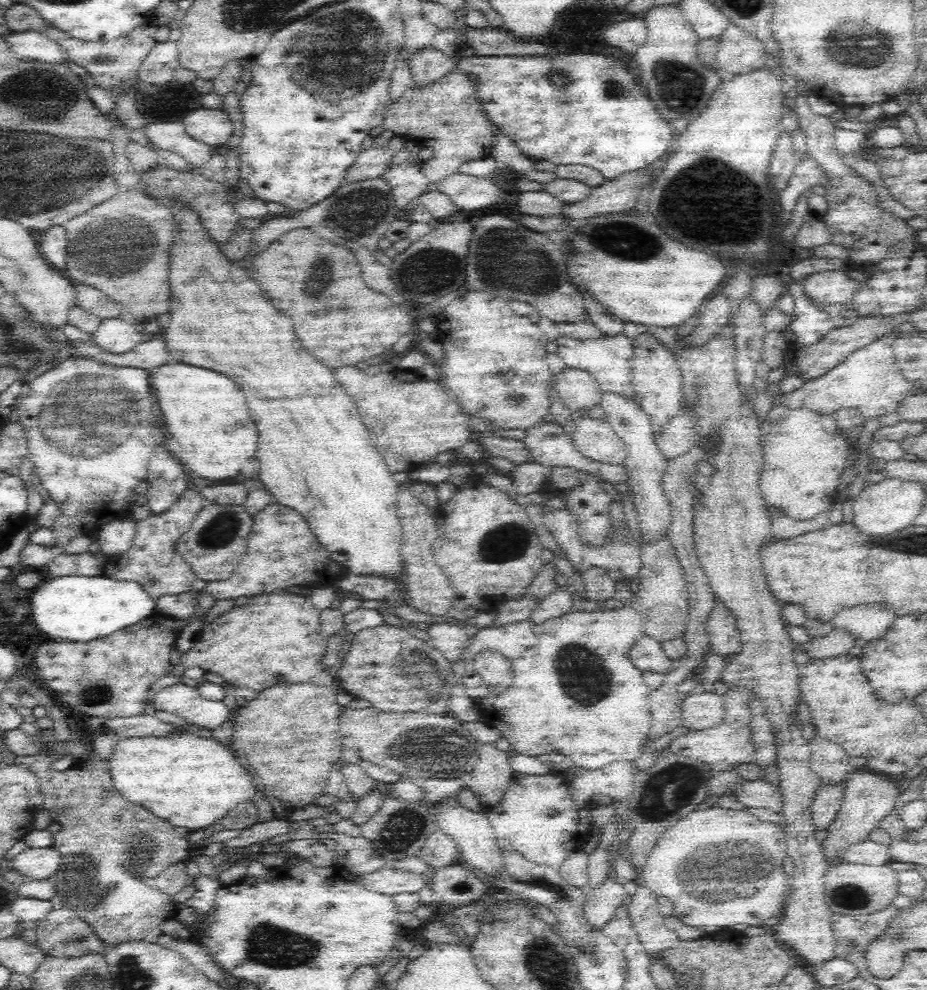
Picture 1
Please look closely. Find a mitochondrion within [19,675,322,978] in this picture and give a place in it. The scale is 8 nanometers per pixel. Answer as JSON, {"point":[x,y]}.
{"point":[84,887]}

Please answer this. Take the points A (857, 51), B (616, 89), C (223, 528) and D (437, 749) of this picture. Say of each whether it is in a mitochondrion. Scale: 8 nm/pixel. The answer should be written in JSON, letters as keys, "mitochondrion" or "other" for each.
{"A":"mitochondrion","B":"mitochondrion","C":"mitochondrion","D":"mitochondrion"}

